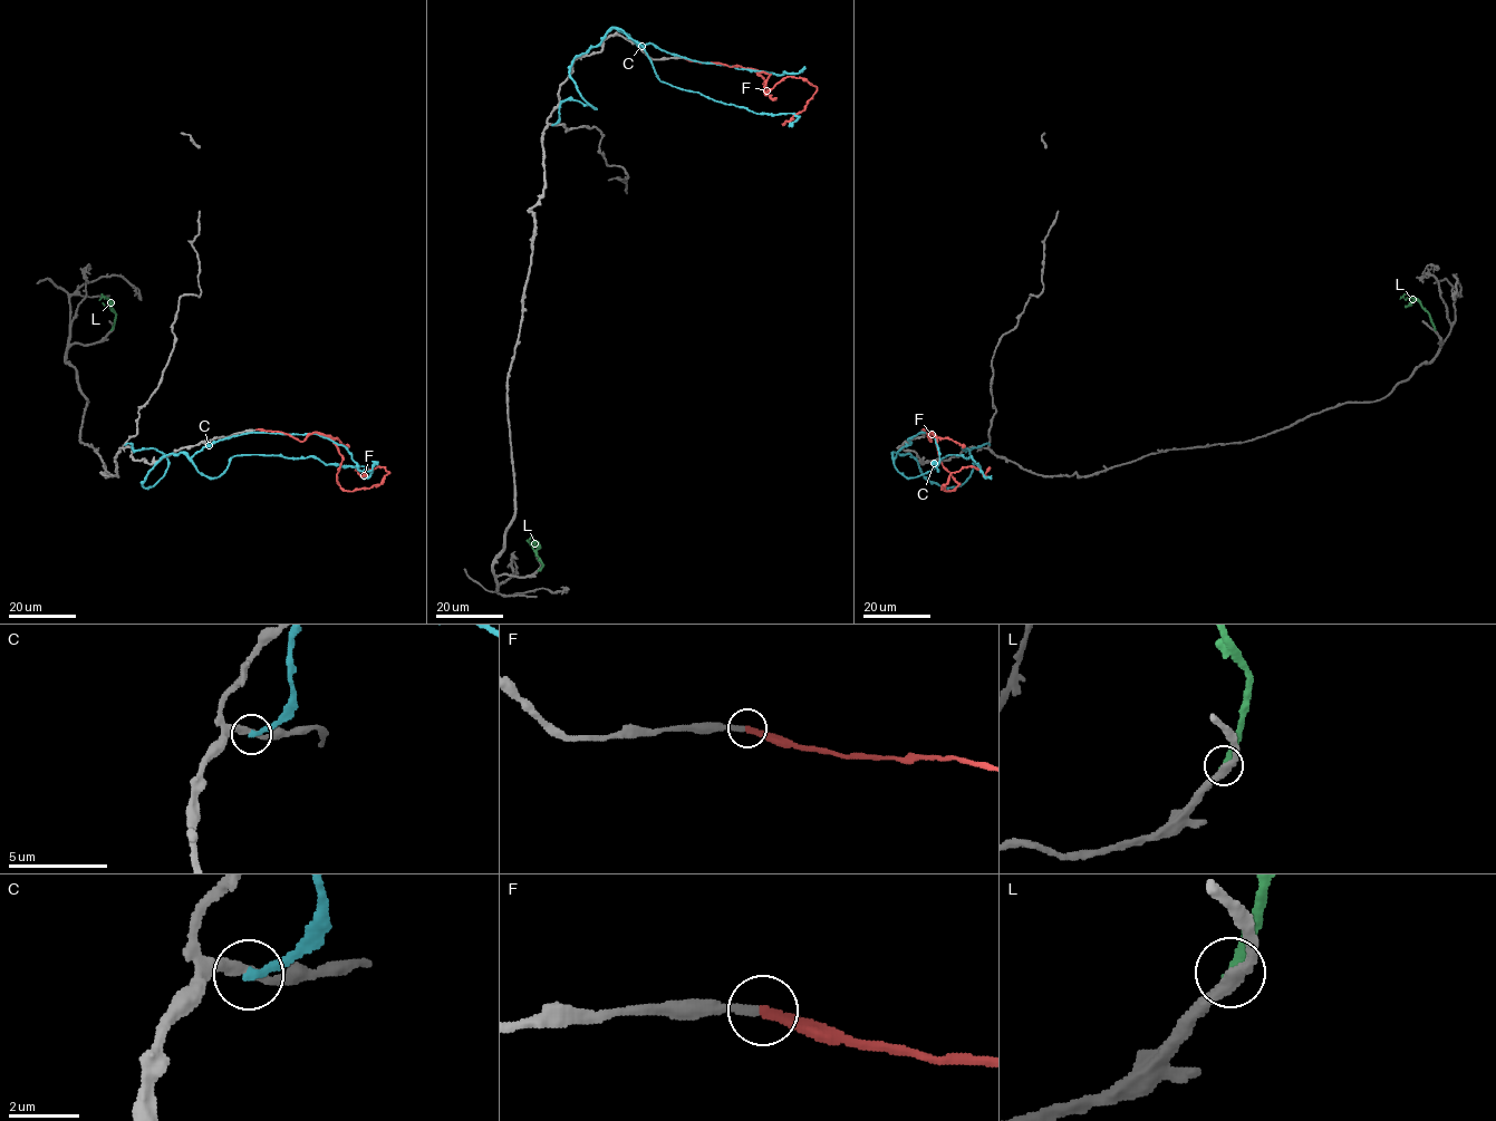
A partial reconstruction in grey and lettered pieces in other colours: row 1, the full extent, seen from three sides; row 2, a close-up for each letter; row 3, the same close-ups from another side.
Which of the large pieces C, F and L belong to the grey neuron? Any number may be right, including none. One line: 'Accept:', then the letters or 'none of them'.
Accept: F

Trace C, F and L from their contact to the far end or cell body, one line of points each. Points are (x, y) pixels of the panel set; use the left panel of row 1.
C: (125, 444), (167, 460), (144, 487), (163, 456), (183, 452), (208, 476), (256, 455), (362, 475)
F: (257, 429), (300, 441), (327, 434), (343, 456), (339, 485), (349, 491), (389, 473), (362, 476), (356, 466)
L: (112, 329), (115, 313), (104, 299)

